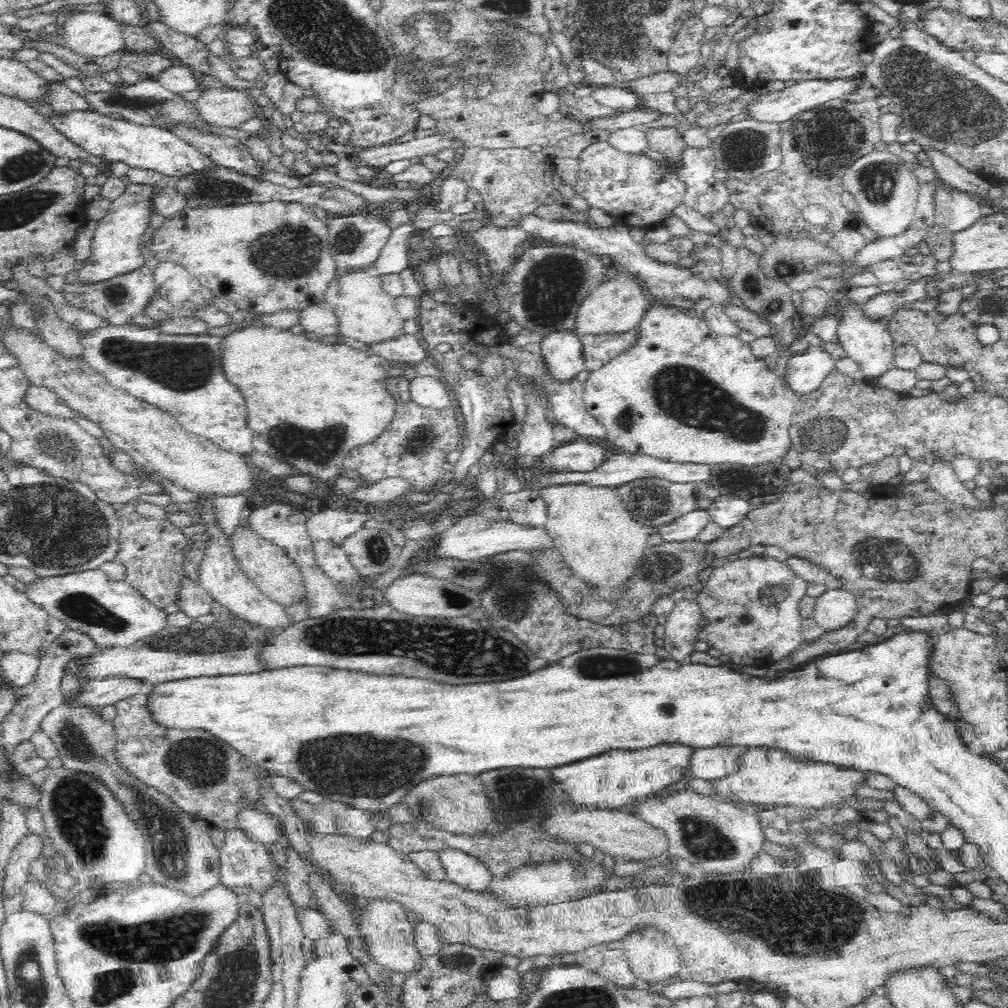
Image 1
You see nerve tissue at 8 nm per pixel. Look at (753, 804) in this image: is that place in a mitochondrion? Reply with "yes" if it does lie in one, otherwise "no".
no

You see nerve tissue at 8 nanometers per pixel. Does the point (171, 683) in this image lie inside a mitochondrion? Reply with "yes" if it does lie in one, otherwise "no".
no

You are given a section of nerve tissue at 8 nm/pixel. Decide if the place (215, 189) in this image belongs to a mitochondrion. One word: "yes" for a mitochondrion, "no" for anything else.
yes

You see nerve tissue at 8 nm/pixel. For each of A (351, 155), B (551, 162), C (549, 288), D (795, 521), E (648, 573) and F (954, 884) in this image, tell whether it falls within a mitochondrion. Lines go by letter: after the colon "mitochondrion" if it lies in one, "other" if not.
A: other
B: other
C: mitochondrion
D: other
E: other
F: other

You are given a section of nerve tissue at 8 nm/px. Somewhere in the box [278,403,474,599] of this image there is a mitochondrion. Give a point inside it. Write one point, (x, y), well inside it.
(423, 440)

